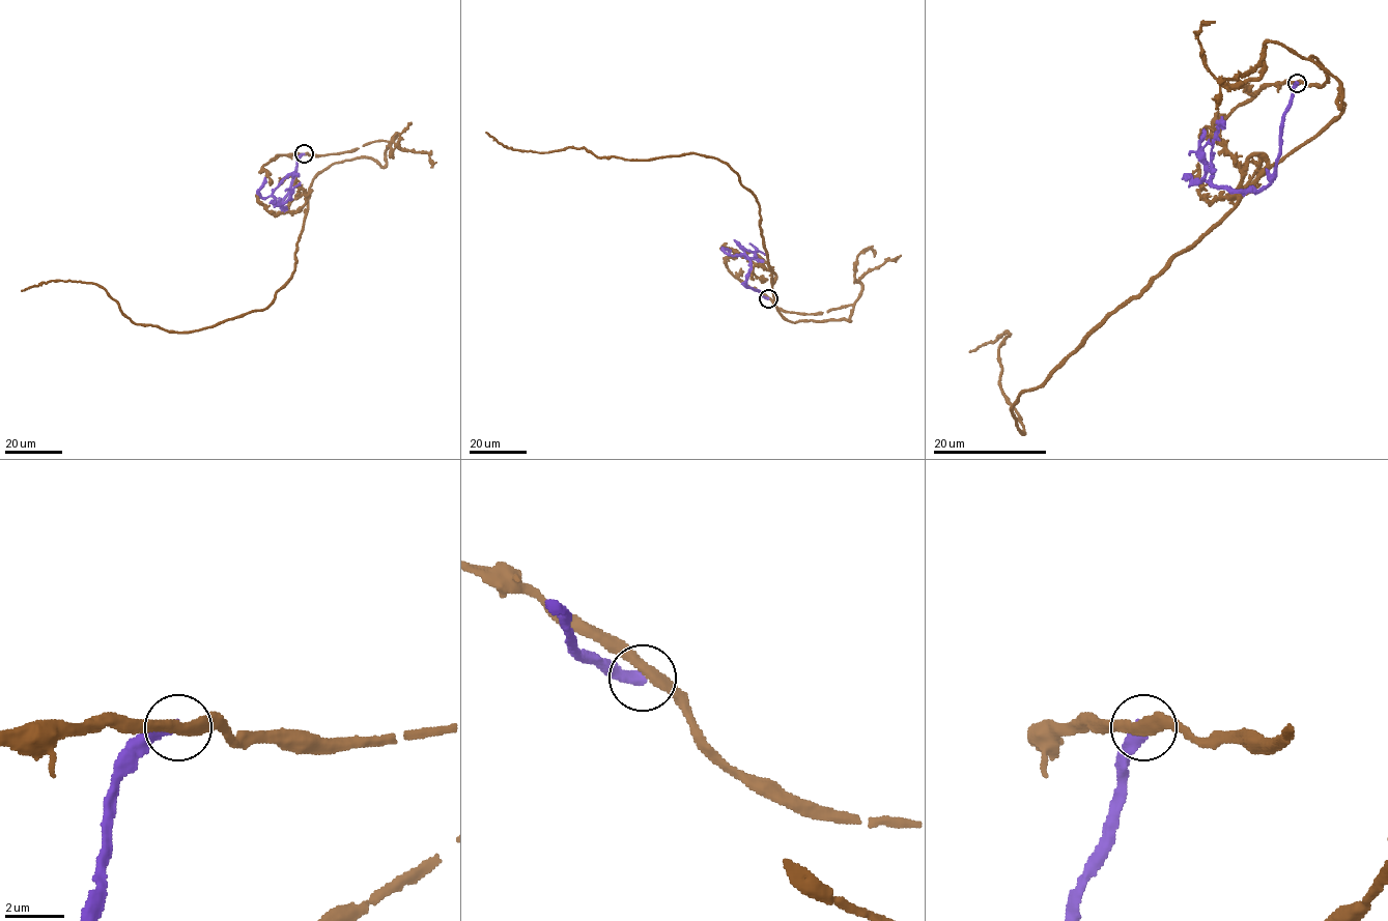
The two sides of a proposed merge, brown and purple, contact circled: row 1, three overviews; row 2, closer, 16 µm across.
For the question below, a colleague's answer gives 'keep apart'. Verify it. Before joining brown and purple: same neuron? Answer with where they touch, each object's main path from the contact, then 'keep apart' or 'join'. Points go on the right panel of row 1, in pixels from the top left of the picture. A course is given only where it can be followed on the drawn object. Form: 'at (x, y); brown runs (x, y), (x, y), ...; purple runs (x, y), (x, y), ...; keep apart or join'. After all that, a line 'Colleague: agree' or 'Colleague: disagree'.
at (1297, 83); brown runs (1297, 83), (1325, 86), (1313, 56), (1344, 106), (1023, 392), (1024, 433), (1000, 379), (1010, 334), (969, 352); purple runs (1297, 83), (1283, 114), (1275, 174), (1265, 186), (1225, 190), (1211, 182), (1211, 140), (1224, 121); keep apart
Colleague: agree

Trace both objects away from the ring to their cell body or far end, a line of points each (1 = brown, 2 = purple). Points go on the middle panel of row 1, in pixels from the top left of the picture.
1: (768, 298), (789, 312), (853, 310), (850, 320), (782, 315), (759, 204), (728, 165), (520, 151), (485, 132)
2: (768, 298), (748, 287), (746, 274), (752, 262), (744, 255), (737, 255), (763, 261)

